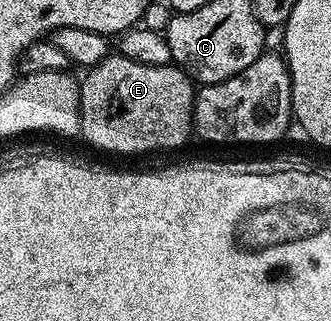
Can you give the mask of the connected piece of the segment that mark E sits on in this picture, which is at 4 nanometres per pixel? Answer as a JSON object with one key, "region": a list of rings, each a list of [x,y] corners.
{"region":[[[110,53],[106,58],[99,61],[85,72],[86,80],[81,80],[80,86],[80,111],[82,113],[81,138],[86,138],[94,147],[102,151],[115,151],[118,155],[142,155],[145,151],[166,151],[169,147],[182,147],[189,141],[194,131],[194,97],[196,94],[196,83],[191,76],[187,75],[181,67],[165,63],[164,65],[144,65],[140,61],[132,61],[120,53]]]}

